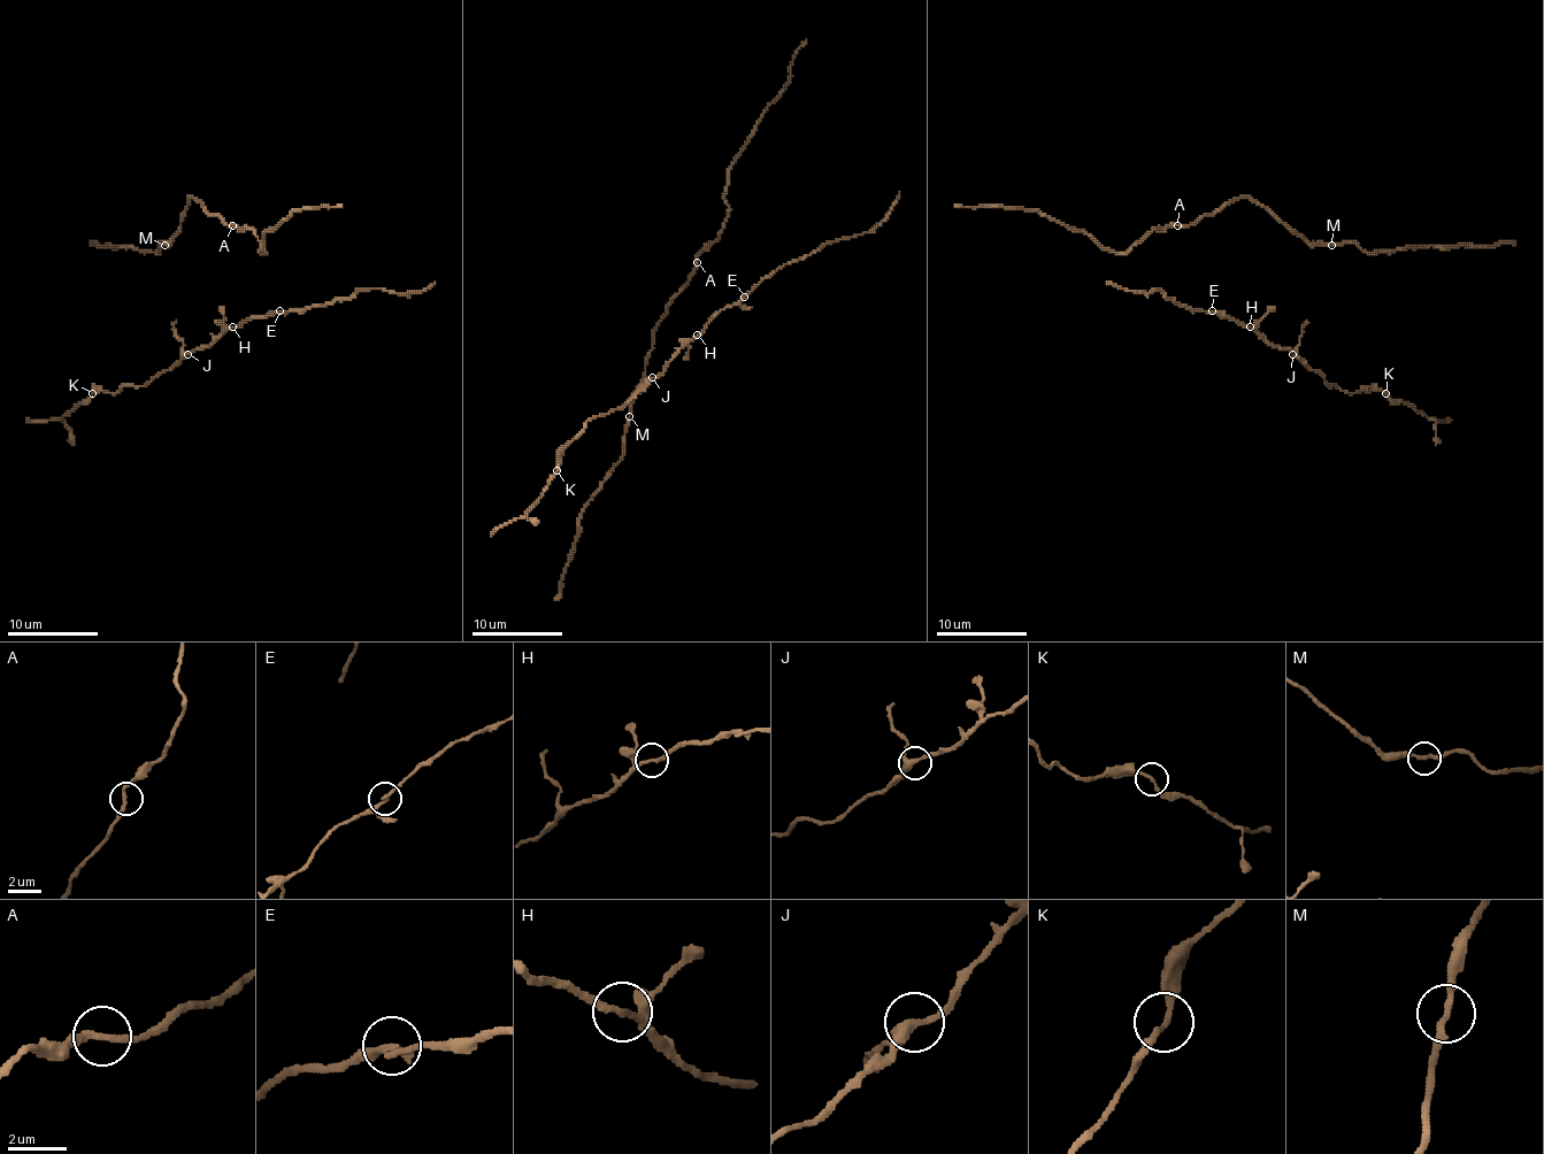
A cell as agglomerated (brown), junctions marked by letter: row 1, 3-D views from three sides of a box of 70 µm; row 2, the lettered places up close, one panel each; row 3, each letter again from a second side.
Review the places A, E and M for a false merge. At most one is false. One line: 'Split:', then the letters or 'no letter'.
Split: no letter

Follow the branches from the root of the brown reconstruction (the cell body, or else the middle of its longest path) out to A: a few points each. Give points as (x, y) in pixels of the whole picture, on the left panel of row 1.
A: (171, 245), (190, 198), (227, 225), (232, 225)

